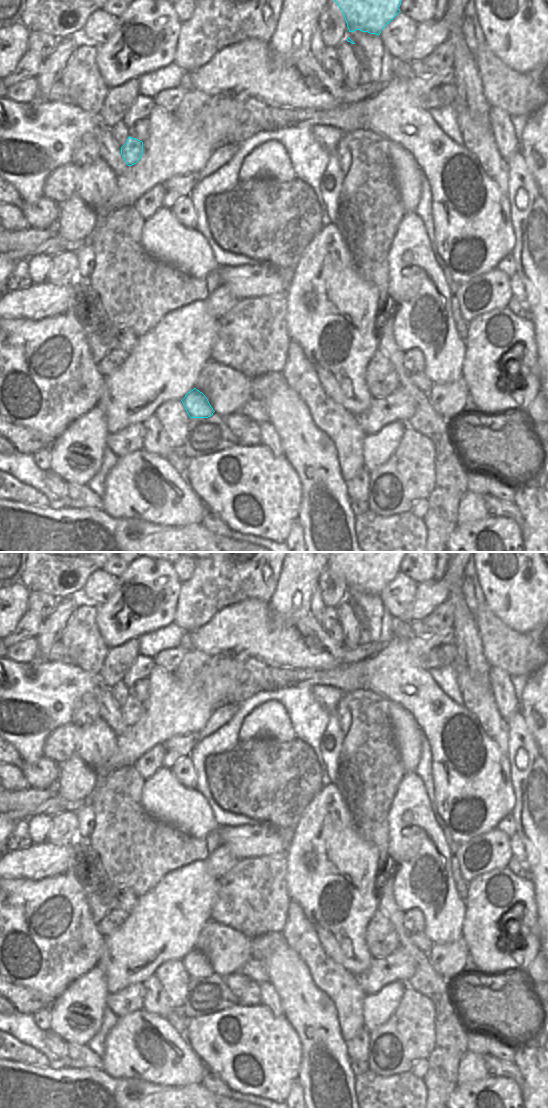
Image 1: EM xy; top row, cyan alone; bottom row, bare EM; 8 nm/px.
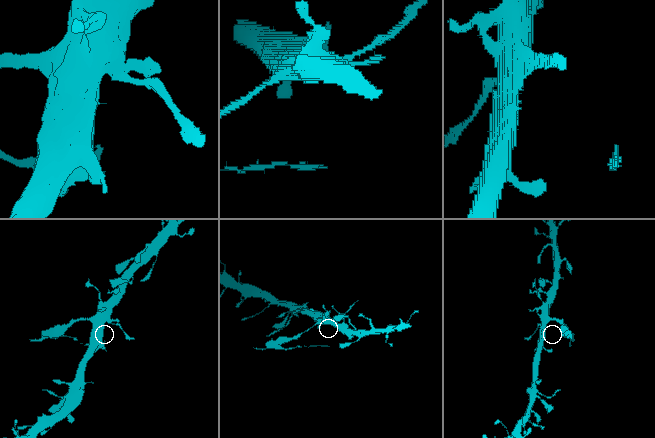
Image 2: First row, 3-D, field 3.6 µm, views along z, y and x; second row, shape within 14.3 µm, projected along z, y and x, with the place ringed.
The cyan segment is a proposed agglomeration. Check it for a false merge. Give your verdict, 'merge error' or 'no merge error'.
merge error

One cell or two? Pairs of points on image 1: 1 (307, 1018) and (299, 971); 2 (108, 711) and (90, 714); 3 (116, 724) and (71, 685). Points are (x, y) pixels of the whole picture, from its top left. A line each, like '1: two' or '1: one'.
1: one
2: two
3: two

